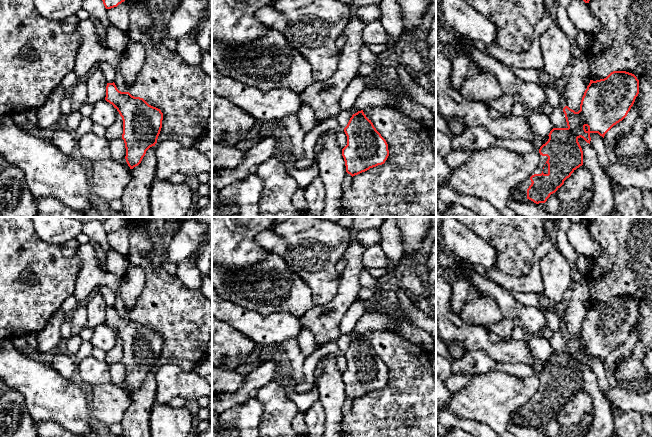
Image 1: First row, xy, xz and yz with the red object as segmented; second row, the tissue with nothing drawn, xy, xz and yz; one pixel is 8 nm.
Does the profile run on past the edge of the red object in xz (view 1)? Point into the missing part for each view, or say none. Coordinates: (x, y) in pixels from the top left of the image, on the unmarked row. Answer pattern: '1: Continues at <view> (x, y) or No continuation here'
1: No continuation here

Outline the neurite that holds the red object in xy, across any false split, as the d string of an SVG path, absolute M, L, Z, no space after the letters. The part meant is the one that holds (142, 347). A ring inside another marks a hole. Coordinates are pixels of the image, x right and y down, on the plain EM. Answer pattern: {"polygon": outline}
{"polygon": "M114 306L107 307L105 324L112 328L122 341L125 383L130 393L133 393L141 387L146 375L157 367L163 337L143 322L119 315Z"}

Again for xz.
{"polygon": "M363 334L352 339L344 356L347 369L342 373L342 380L348 398L353 401L385 387L388 368Z"}

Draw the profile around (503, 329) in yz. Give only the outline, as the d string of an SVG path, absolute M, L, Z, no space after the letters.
M504 317L501 321L487 327L487 330L499 336L503 341L510 341L516 324L513 319Z

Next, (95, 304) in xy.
M99 292L93 293L86 301L88 320L86 327L94 329L98 325L105 324L107 306Z

